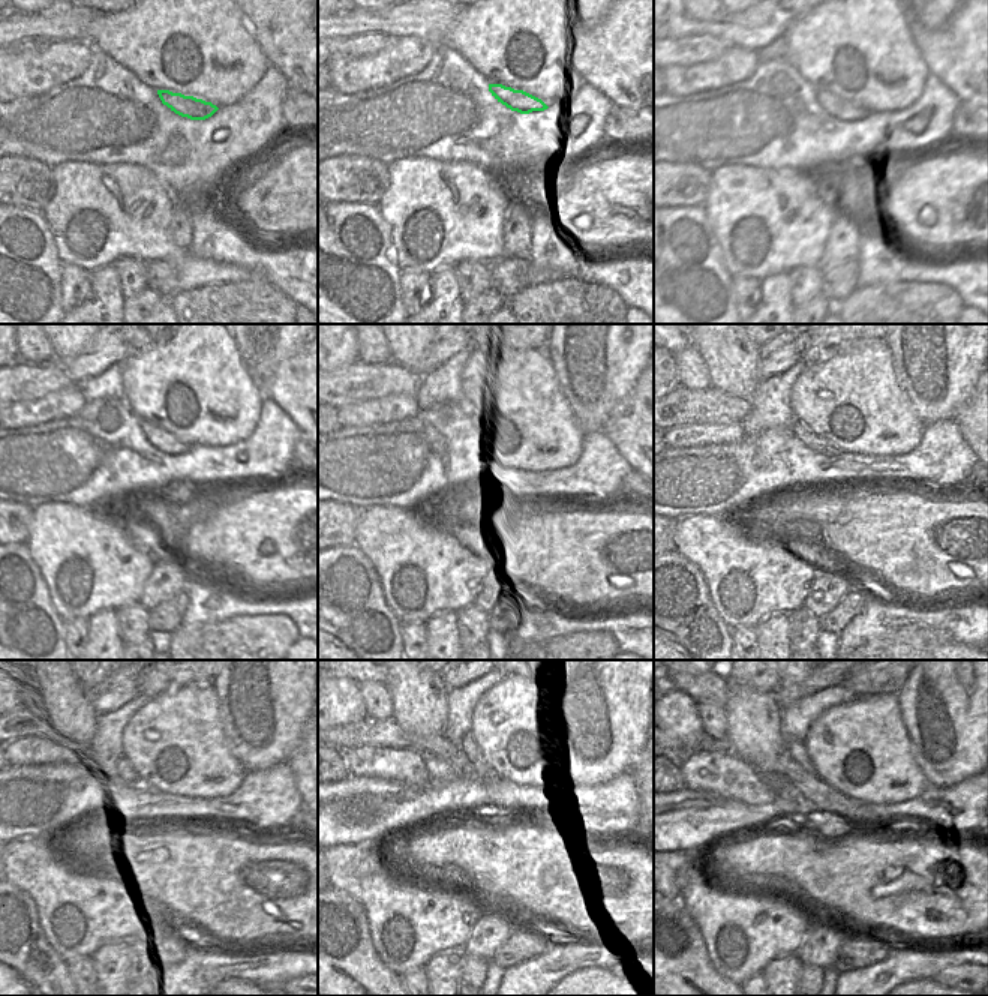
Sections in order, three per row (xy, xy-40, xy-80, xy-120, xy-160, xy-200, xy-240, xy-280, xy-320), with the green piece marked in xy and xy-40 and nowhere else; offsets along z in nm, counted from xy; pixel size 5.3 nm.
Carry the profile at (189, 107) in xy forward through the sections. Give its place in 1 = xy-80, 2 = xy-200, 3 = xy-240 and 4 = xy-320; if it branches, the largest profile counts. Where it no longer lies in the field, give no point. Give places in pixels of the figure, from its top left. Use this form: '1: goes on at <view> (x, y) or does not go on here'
1: goes on at xy-80 (843, 104)
2: goes on at xy-200 (813, 441)
3: goes on at xy-240 (144, 785)
4: goes on at xy-320 (795, 749)

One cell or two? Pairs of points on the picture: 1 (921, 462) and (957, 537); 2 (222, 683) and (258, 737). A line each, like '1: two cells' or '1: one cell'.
1: two cells
2: one cell

